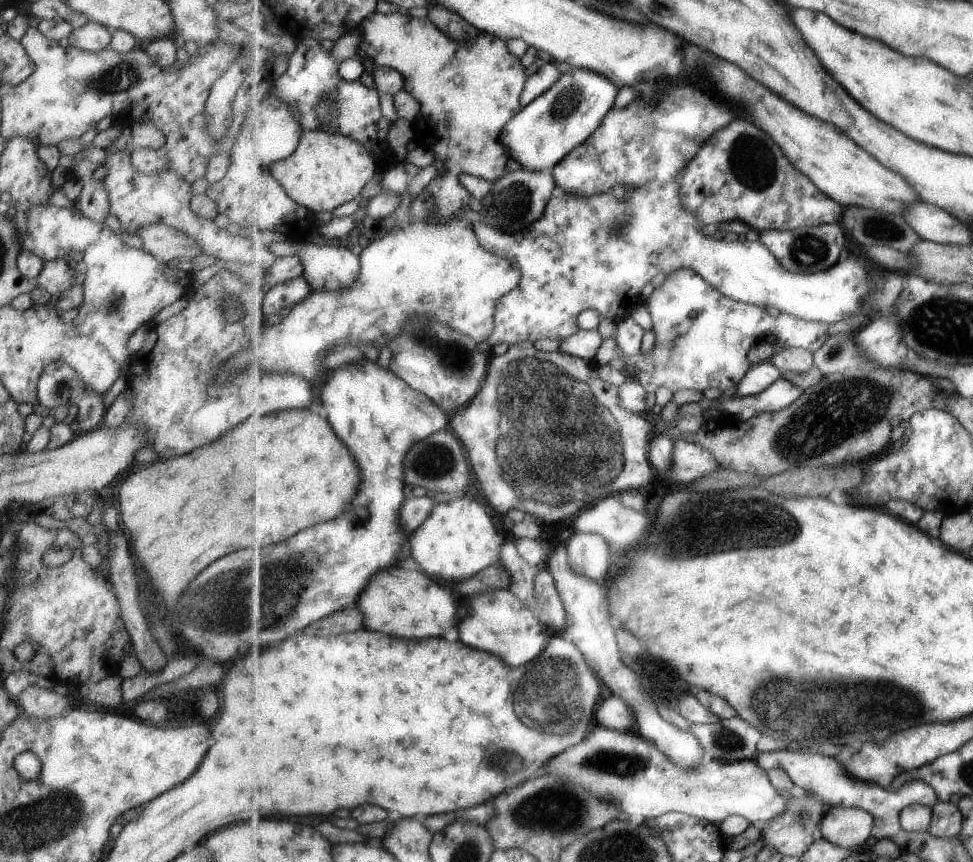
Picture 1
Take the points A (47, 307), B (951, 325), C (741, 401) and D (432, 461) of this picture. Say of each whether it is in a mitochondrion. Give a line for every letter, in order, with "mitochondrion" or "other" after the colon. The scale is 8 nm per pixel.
A: other
B: mitochondrion
C: other
D: mitochondrion

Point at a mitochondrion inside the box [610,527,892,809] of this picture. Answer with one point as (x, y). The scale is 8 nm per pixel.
(727, 741)

